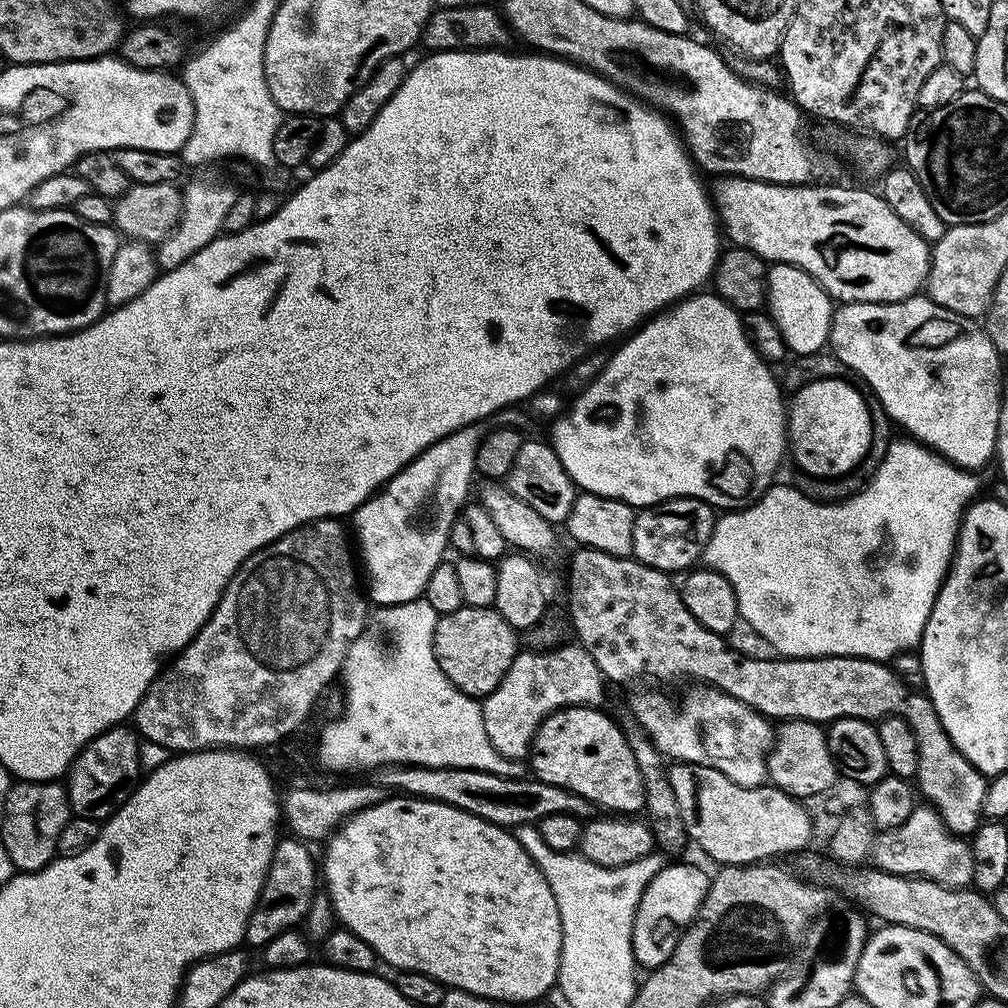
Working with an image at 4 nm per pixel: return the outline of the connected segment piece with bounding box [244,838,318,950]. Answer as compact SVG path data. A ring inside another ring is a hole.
M277 839L264 885L244 931L244 940L252 943L256 950L263 949L264 944L270 942L270 938L278 938L278 934L296 928L310 910L312 899L318 894L317 857L316 860L312 857L312 852L308 849L311 847L305 841L287 839Z

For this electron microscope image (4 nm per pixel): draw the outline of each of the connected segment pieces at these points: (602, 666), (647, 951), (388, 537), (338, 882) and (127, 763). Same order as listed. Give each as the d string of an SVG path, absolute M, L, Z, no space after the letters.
M593 548L575 549L576 553L572 556L572 562L568 566L568 604L566 603L566 611L572 617L572 630L575 639L578 641L579 647L587 652L590 658L594 658L594 662L598 666L600 673L604 675L605 681L616 684L632 684L635 680L661 680L664 684L672 684L675 680L701 680L701 685L707 686L709 689L723 692L726 696L733 696L738 702L742 702L746 706L750 706L755 712L760 713L765 718L771 718L776 722L790 720L808 720L811 724L819 724L827 726L833 720L838 718L858 718L859 720L871 720L879 722L885 716L901 716L902 719L910 726L910 730L914 730L914 738L918 742L918 770L916 771L914 780L918 785L918 792L921 797L924 796L931 807L937 809L941 818L944 819L944 824L956 836L965 838L971 837L972 833L982 823L983 800L987 792L989 781L981 772L970 763L961 752L954 746L954 742L946 734L946 730L942 726L942 722L938 718L938 714L934 710L932 700L921 689L912 687L911 684L905 682L895 670L895 667L889 666L887 663L878 660L867 660L861 656L808 656L804 660L795 658L772 658L776 660L759 660L756 656L743 656L736 648L731 648L725 637L714 634L714 630L706 630L706 626L702 626L702 622L698 622L698 618L694 618L694 614L690 614L690 610L686 610L686 602L682 602L680 590L675 580L669 573L658 570L654 566L646 566L640 560L635 558L625 558L622 556L611 556L602 550L594 550Z
M694 864L665 866L650 880L632 924L631 944L639 967L651 970L669 960L684 930L694 921L710 884L711 875Z
M479 423L468 424L464 428L454 430L446 438L434 442L415 460L411 460L393 480L389 480L376 495L371 496L366 503L351 513L354 540L358 545L359 555L360 552L364 555L362 568L363 571L364 568L368 571L366 596L373 605L405 604L423 597L426 582L430 582L430 574L434 574L434 566L441 564L445 559L444 551L449 551L448 535L452 523L461 515L469 499L468 487L472 484L478 446L484 433L485 429Z
M403 794L389 795L387 800L363 808L348 817L327 841L328 849L322 856L322 880L328 883L326 895L336 911L337 921L350 929L366 946L375 950L377 957L384 960L392 970L402 972L421 972L430 974L438 982L448 988L470 990L470 994L482 994L486 998L507 1000L513 1005L524 1004L527 1000L543 1001L548 993L557 987L560 974L560 951L562 950L562 918L558 914L558 902L554 902L554 894L550 894L550 886L546 886L546 878L542 878L542 870L526 854L515 835L509 829L500 828L496 824L486 822L469 812L458 810L449 804L439 804L436 800L422 800L419 796Z
M117 726L95 736L76 755L66 773L68 804L75 815L103 822L132 797L142 779L140 743L131 727Z

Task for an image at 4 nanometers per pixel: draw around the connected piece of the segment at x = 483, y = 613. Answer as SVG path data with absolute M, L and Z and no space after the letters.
M465 606L454 610L454 614L446 614L437 619L432 645L438 666L442 666L452 685L467 696L483 698L500 685L504 675L517 663L516 640L518 644L517 629L511 628L495 607Z

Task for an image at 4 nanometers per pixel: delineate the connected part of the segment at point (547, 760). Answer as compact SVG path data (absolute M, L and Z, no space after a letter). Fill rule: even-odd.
M577 706L562 708L552 712L540 724L535 738L530 745L530 761L535 779L562 786L582 798L586 798L597 809L609 808L612 814L636 814L644 806L644 787L642 774L638 774L638 762L634 762L634 754L624 737L624 729L615 724L606 713L600 712L596 706Z

